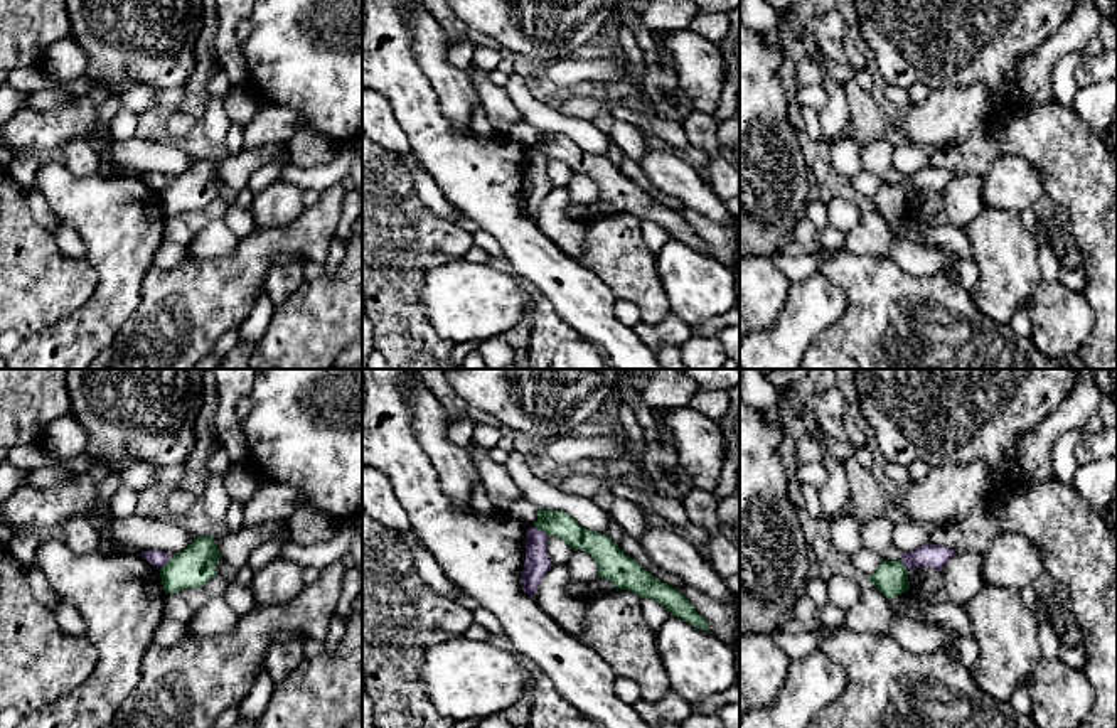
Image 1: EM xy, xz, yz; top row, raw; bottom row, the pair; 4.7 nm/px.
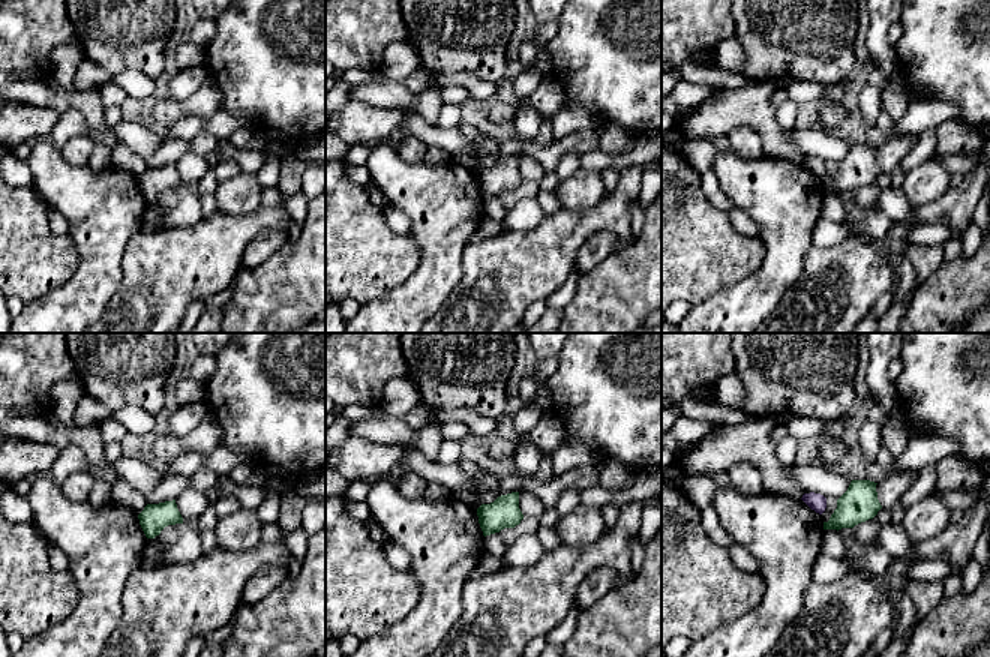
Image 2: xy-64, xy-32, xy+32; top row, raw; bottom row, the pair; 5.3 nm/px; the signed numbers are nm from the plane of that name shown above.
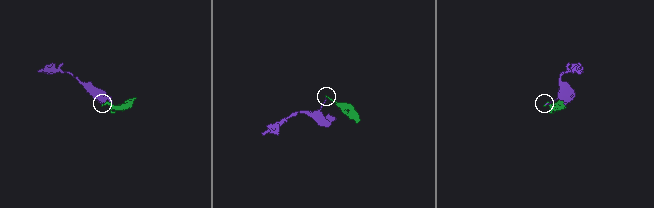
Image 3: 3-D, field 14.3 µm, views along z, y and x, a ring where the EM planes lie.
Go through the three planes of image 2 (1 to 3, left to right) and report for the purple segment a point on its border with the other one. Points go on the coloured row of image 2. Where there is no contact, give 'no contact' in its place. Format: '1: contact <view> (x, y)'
1: no contact
2: no contact
3: no contact

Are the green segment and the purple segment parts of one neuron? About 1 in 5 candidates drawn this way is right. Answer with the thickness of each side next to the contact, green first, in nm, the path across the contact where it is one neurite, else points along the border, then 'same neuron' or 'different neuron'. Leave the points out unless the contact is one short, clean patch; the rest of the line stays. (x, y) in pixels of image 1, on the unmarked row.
calibres 130 and 120 nm; border xz (534, 149), (548, 157); different neuron

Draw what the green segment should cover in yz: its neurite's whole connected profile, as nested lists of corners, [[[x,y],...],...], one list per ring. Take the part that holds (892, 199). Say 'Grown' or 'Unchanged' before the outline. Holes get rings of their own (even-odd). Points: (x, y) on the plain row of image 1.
Unchanged. [[[881,184],[869,204],[888,221],[895,221],[910,212],[908,192],[898,184]]]

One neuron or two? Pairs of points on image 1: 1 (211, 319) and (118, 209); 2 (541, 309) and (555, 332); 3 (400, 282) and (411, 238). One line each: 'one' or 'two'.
1: two
2: one
3: one

